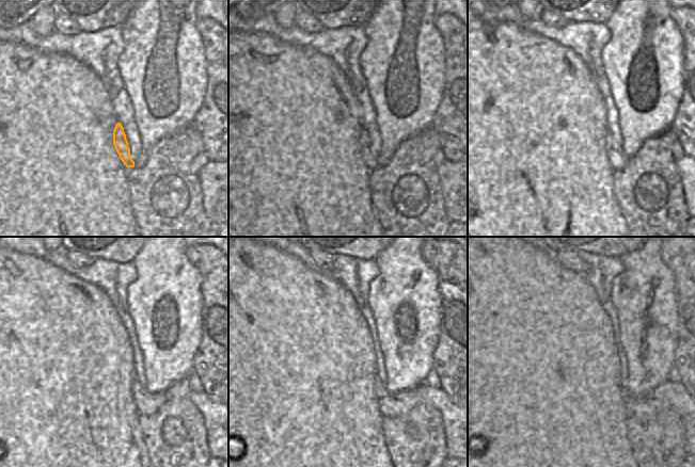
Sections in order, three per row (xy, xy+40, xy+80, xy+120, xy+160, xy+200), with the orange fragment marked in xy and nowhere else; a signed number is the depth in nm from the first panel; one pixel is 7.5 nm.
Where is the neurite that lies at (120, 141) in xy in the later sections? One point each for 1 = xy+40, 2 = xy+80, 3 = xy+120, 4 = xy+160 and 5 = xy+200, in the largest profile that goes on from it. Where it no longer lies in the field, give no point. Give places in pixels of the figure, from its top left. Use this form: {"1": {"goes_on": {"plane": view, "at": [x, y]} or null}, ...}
{"1": {"goes_on": {"plane": "xy+40", "at": [363, 139]}}, "2": {"goes_on": {"plane": "xy+80", "at": [617, 159]}}, "3": {"goes_on": {"plane": "xy+120", "at": [146, 403]}}, "4": {"goes_on": {"plane": "xy+160", "at": [397, 404]}}, "5": {"goes_on": {"plane": "xy+200", "at": [667, 395]}}}

